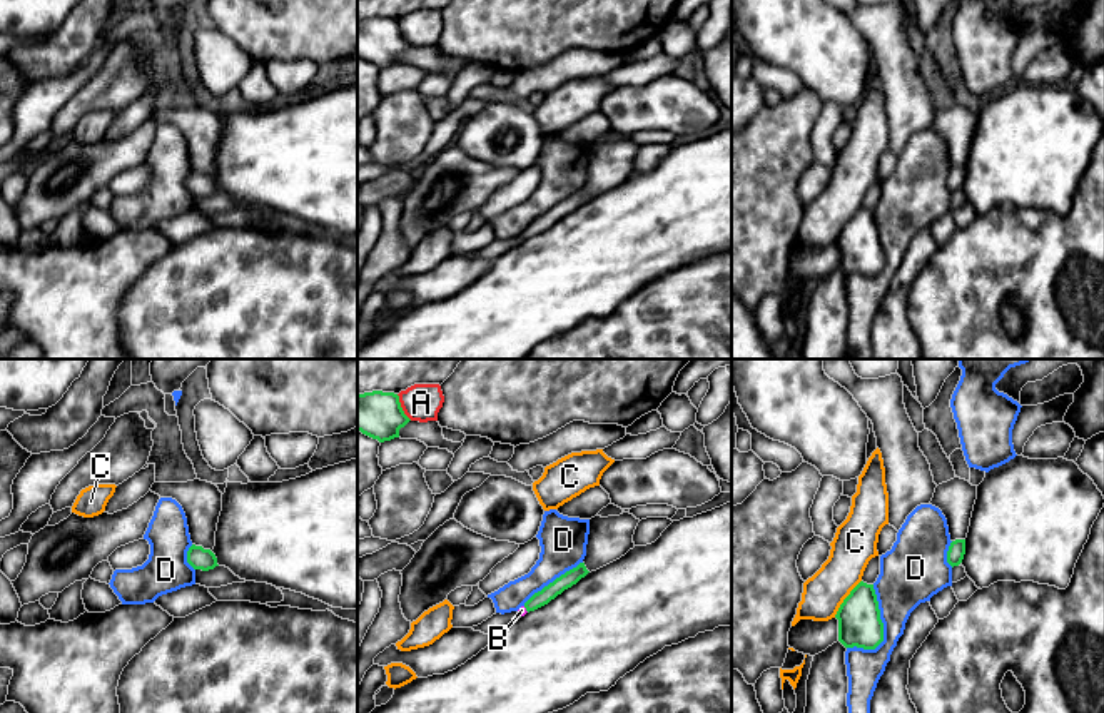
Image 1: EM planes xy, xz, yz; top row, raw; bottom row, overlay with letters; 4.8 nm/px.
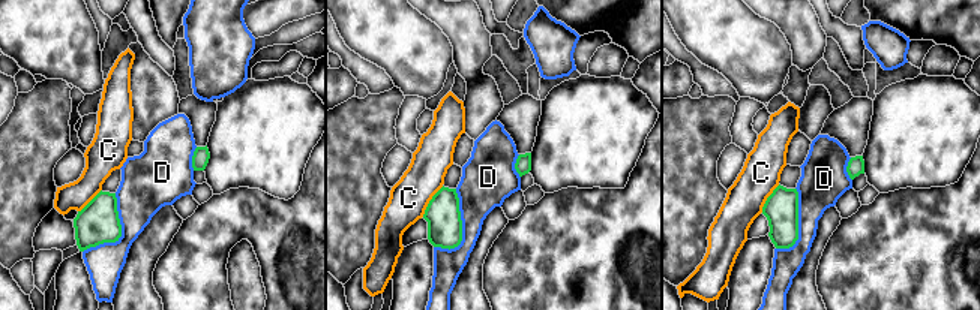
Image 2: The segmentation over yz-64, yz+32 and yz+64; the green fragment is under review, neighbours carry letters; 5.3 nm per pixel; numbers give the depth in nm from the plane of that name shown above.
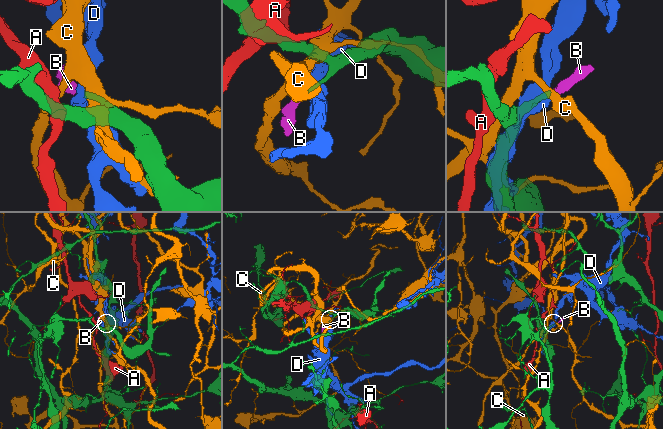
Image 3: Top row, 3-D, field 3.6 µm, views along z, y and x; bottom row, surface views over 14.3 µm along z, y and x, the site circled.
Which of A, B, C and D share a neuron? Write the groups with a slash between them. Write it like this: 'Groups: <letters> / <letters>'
Groups: A / B / C / D

